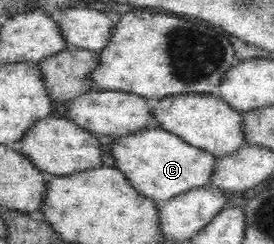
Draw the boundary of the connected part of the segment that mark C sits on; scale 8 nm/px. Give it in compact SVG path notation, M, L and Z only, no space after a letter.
M160 127L140 129L136 133L115 137L110 145L110 153L116 161L115 167L124 173L130 185L157 204L186 191L209 185L217 159Z

